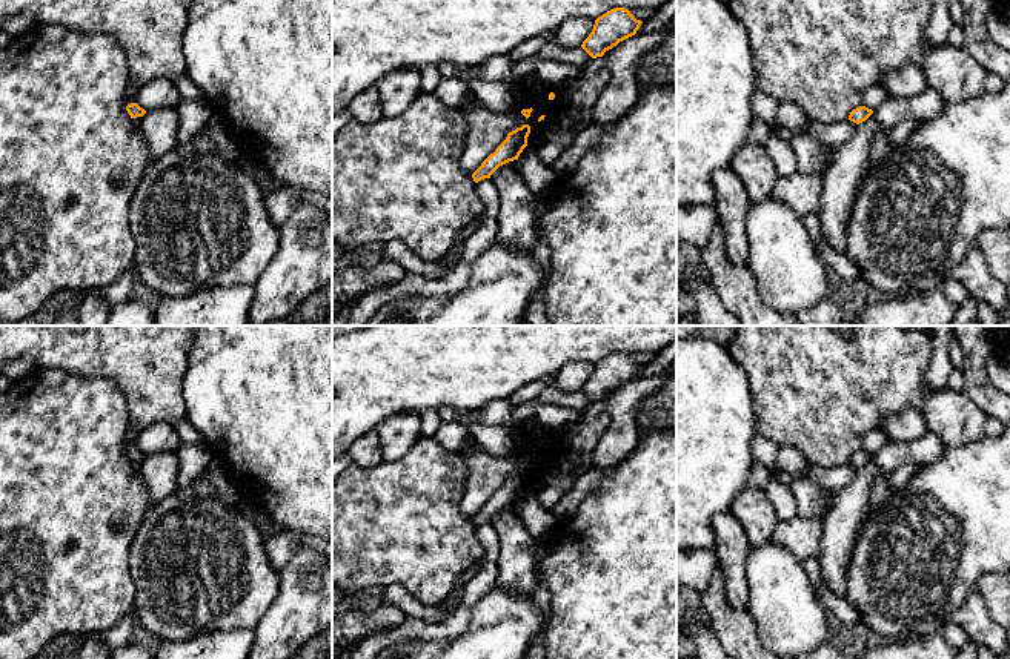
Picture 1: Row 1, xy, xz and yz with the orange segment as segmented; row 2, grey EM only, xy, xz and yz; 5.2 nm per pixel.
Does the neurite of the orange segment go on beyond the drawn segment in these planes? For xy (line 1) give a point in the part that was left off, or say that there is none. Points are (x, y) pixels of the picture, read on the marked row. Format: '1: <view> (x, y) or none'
1: none

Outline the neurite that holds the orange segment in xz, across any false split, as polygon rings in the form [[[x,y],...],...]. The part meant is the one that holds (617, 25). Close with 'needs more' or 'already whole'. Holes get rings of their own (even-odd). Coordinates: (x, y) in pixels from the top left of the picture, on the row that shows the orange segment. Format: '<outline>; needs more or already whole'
[[[615,8],[595,20],[593,29],[581,48],[592,57],[603,57],[606,51],[632,37],[641,26],[629,9]]]; already whole

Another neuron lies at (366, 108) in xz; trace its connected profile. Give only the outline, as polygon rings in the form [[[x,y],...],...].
[[[375,86],[355,95],[347,109],[352,120],[361,124],[374,124],[384,117],[383,100]]]

